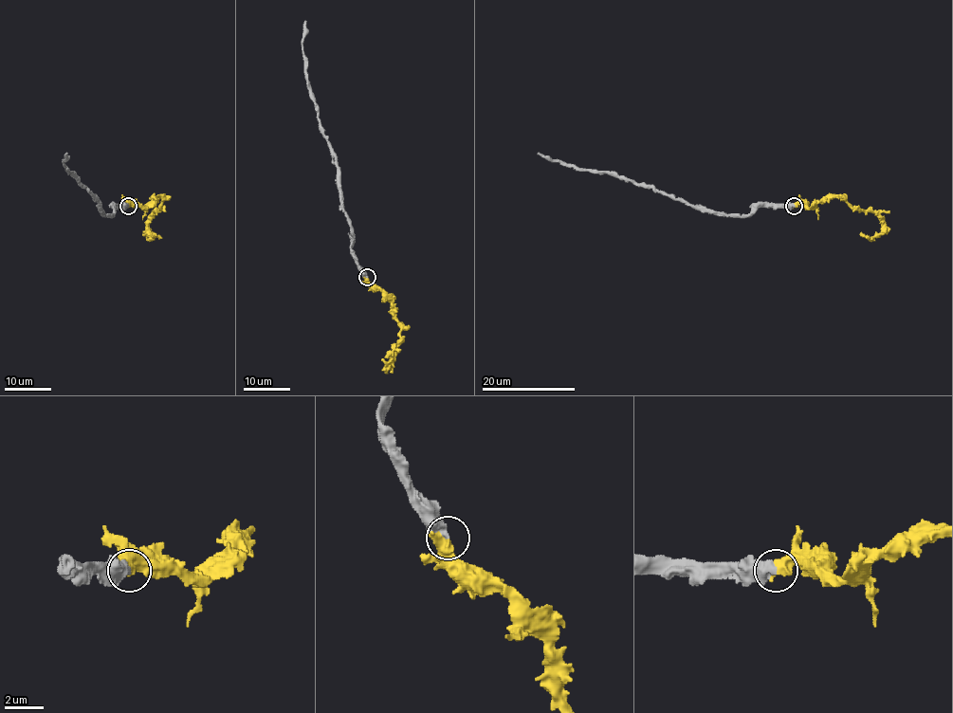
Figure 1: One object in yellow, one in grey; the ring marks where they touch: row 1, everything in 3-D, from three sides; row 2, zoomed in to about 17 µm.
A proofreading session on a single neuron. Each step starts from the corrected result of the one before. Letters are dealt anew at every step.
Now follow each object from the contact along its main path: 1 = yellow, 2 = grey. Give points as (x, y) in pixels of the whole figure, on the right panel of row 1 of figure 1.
1: (794, 205), (813, 208), (819, 200), (840, 197), (851, 208), (872, 210), (882, 230), (865, 238), (859, 234)
2: (794, 205), (757, 206), (741, 215), (707, 212), (674, 200), (650, 188), (605, 173), (562, 165), (538, 153)

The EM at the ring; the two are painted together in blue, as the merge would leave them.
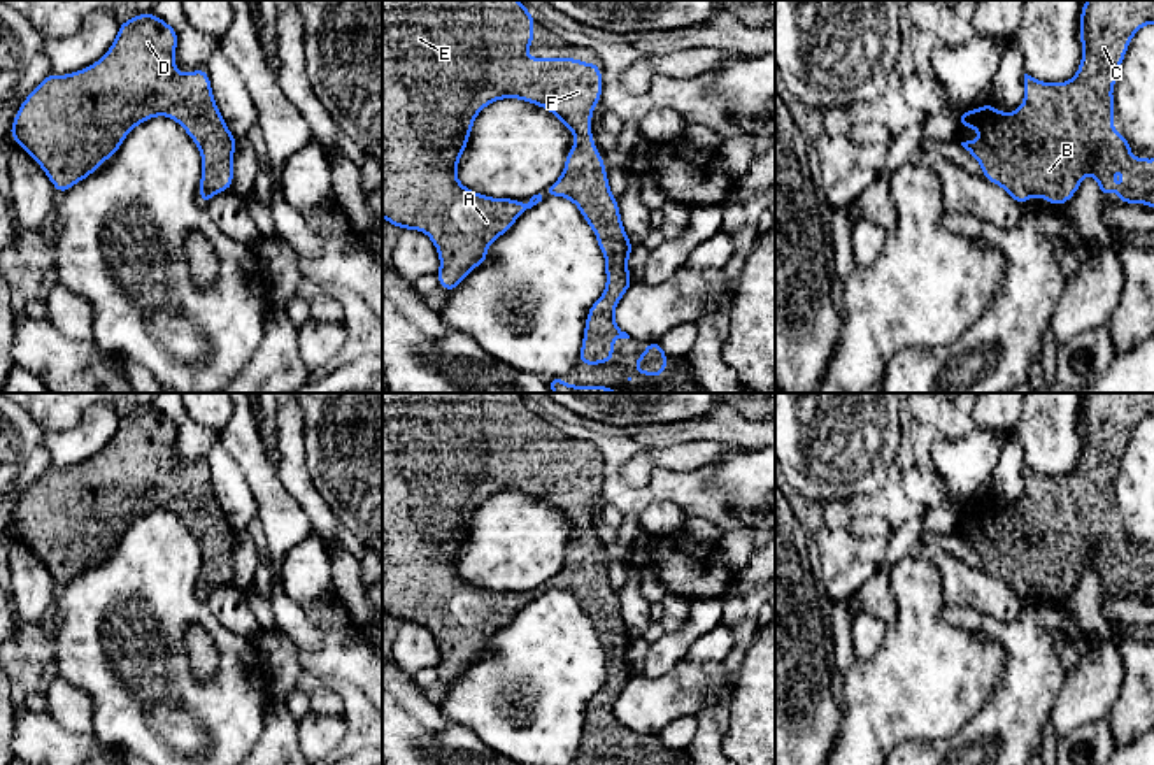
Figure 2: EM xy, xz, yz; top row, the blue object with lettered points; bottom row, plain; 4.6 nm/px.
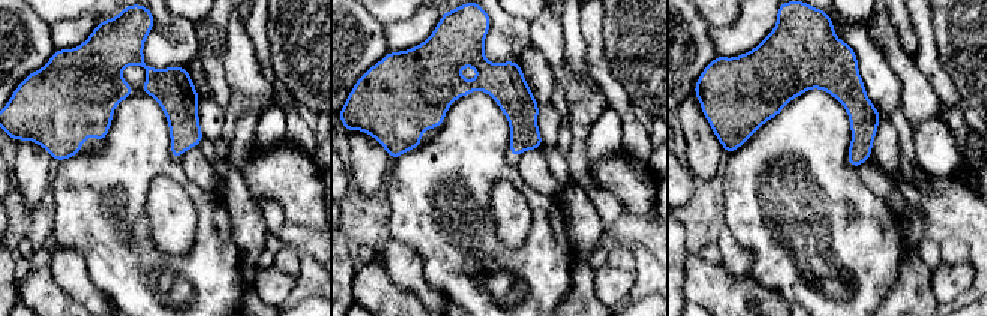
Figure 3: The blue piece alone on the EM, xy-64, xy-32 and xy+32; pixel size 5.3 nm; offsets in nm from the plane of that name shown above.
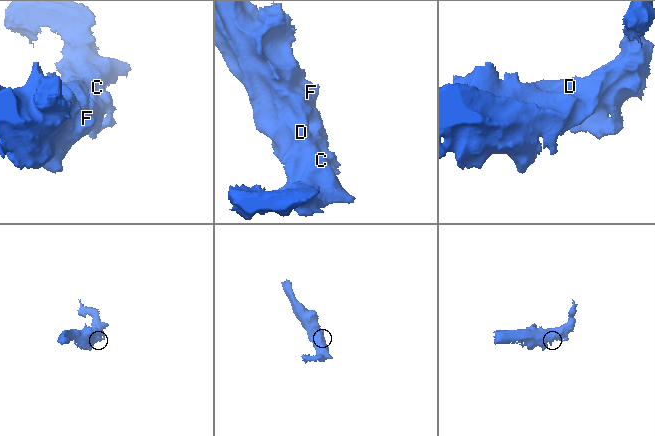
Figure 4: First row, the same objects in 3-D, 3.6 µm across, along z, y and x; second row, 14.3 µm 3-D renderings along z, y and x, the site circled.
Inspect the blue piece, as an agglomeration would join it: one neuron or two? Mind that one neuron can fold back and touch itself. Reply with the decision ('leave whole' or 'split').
leave whole

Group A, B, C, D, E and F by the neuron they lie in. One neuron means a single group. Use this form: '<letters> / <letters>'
A B C D E F

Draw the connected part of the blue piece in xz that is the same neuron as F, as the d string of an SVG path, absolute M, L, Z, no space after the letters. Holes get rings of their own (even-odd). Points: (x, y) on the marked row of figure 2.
M382 0L382 218L431 239L440 258L437 279L451 293L488 260L489 244L544 195L568 198L595 232L607 274L603 295L588 311L577 363L609 363L616 353L610 340L630 339L616 325L614 312L633 282L628 272L633 246L591 133L593 111L603 91L602 72L596 61L526 56L524 51L533 46L533 21L517 0ZM502 98L551 111L577 140L559 179L528 204L475 193L456 175L475 118Z

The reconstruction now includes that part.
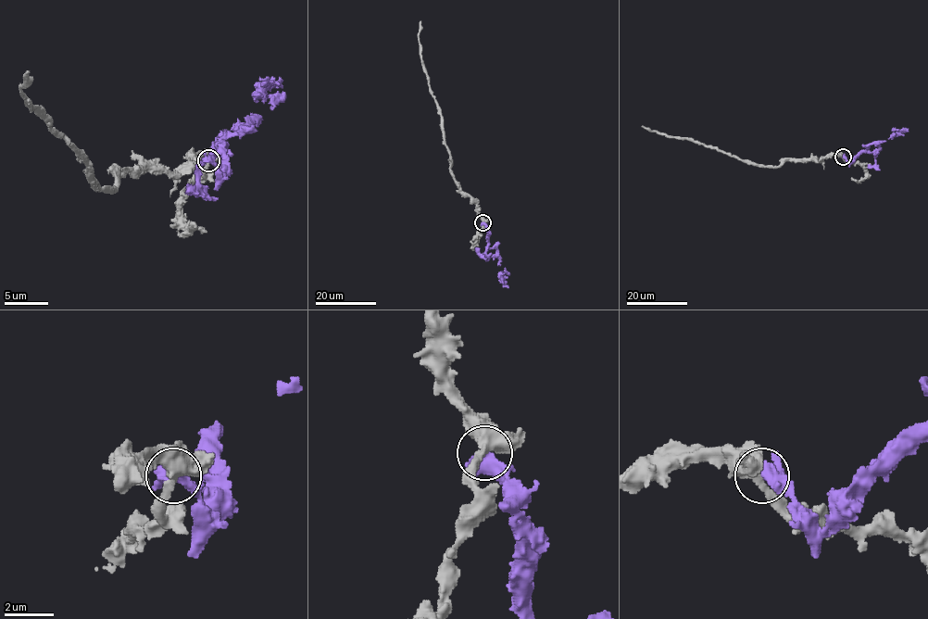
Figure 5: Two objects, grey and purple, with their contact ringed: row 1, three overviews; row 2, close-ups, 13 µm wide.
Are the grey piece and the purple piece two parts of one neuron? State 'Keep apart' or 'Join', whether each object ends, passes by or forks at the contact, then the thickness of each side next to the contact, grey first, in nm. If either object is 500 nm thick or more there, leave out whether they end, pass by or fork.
Keep apart. At the ring grey passes by. At the ring purple forks. Thickness 460 nm (grey) against 400 nm

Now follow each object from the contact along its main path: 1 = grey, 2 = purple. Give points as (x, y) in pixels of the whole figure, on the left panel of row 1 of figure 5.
1: (208, 161), (194, 155), (173, 174), (127, 168), (102, 190), (20, 94), (30, 70)
2: (208, 161), (217, 168), (219, 179), (221, 141), (272, 108), (272, 99), (263, 94), (272, 86), (283, 88)

